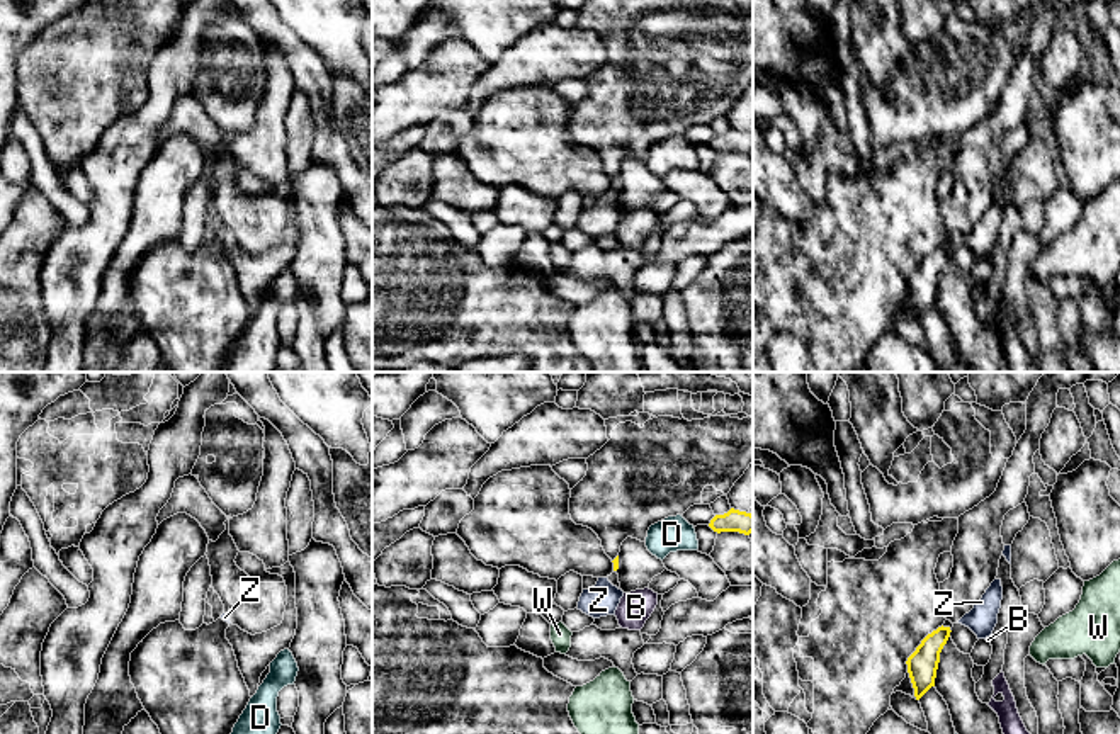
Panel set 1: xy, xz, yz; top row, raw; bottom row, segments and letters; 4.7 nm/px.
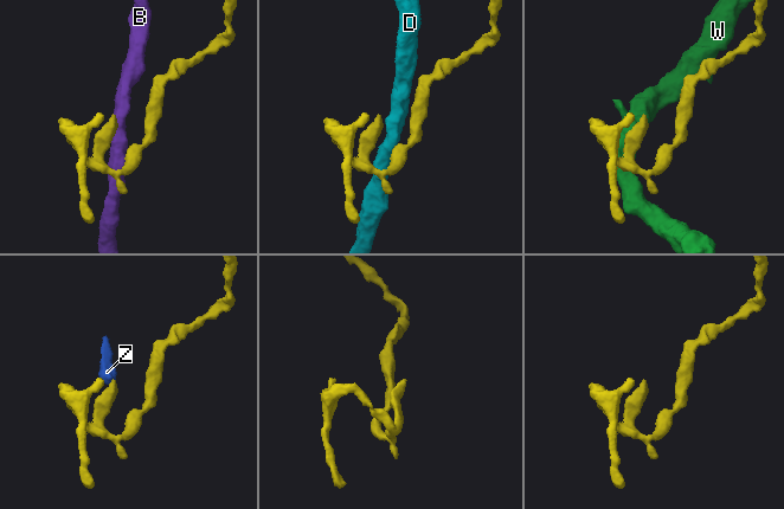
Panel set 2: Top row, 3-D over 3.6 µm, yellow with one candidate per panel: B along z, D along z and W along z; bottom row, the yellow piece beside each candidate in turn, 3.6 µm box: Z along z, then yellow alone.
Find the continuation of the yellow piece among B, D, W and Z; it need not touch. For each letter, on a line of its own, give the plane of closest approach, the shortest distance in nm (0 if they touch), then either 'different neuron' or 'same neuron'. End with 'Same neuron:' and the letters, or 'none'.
B: xz | 120 nm | different neuron
D: xz | 70 nm | different neuron
W: xz | 360 nm | different neuron
Z: xz | 50 nm | same neuron
Same neuron: Z

